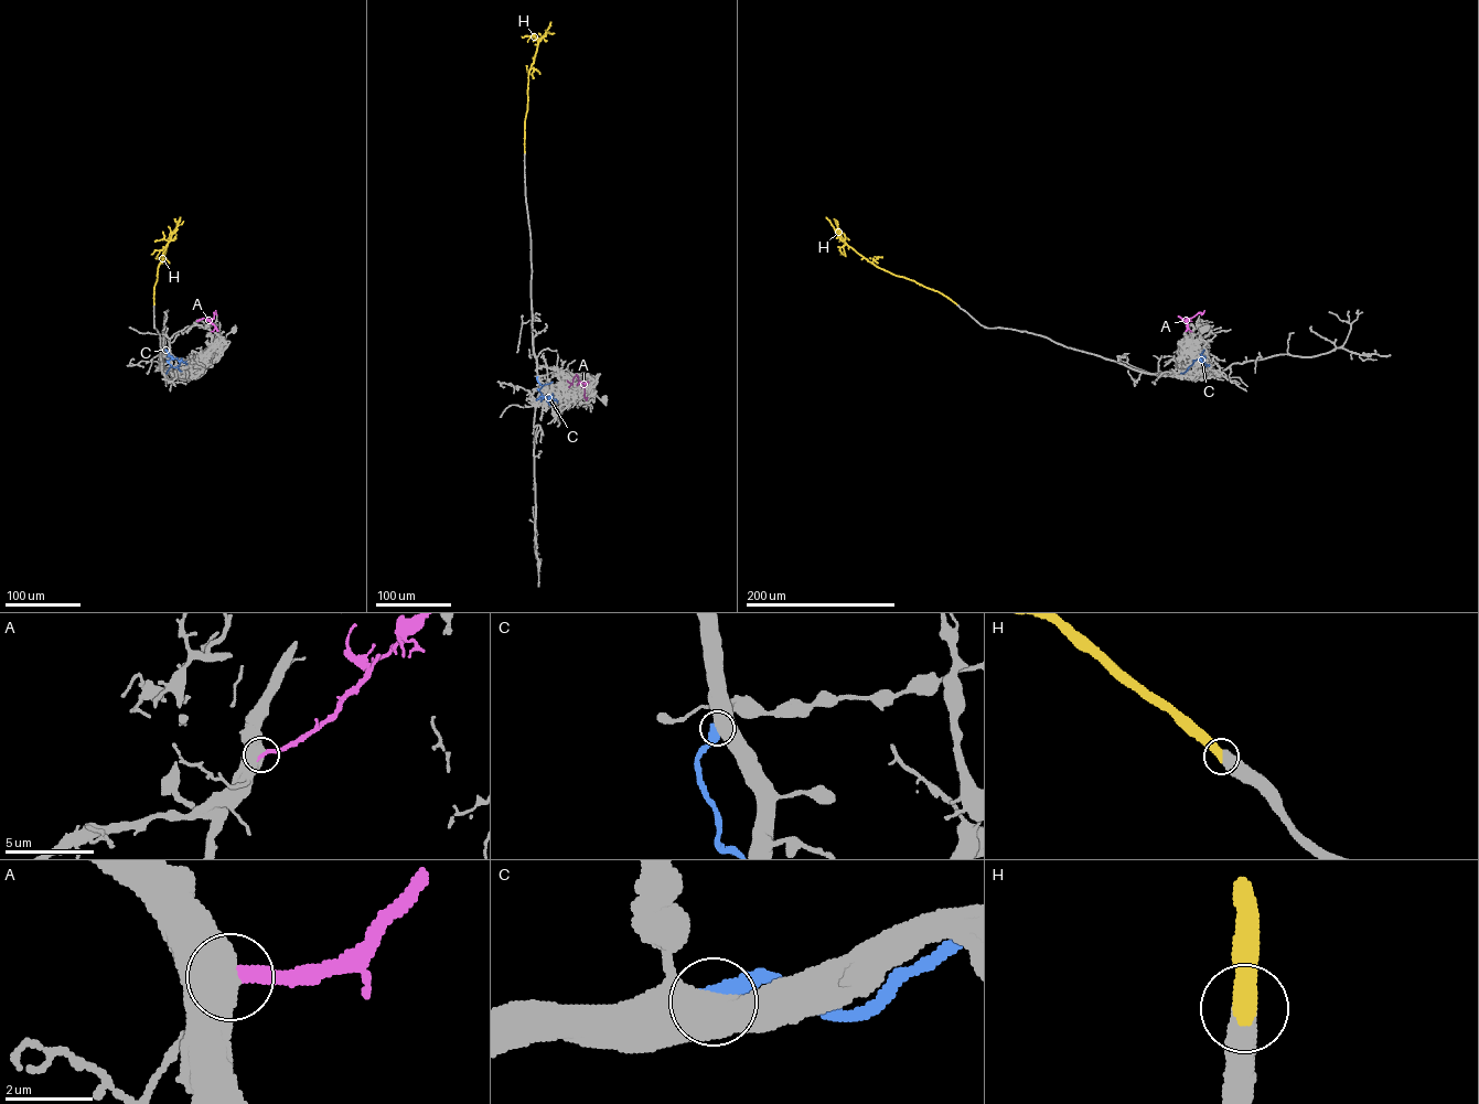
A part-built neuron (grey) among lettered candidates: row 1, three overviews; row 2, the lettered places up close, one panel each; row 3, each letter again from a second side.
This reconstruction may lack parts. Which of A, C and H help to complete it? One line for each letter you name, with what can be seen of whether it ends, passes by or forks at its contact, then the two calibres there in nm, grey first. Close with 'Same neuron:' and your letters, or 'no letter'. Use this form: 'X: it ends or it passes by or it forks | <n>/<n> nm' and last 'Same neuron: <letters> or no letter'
H: it ends | 600/480 nm
Same neuron: H

